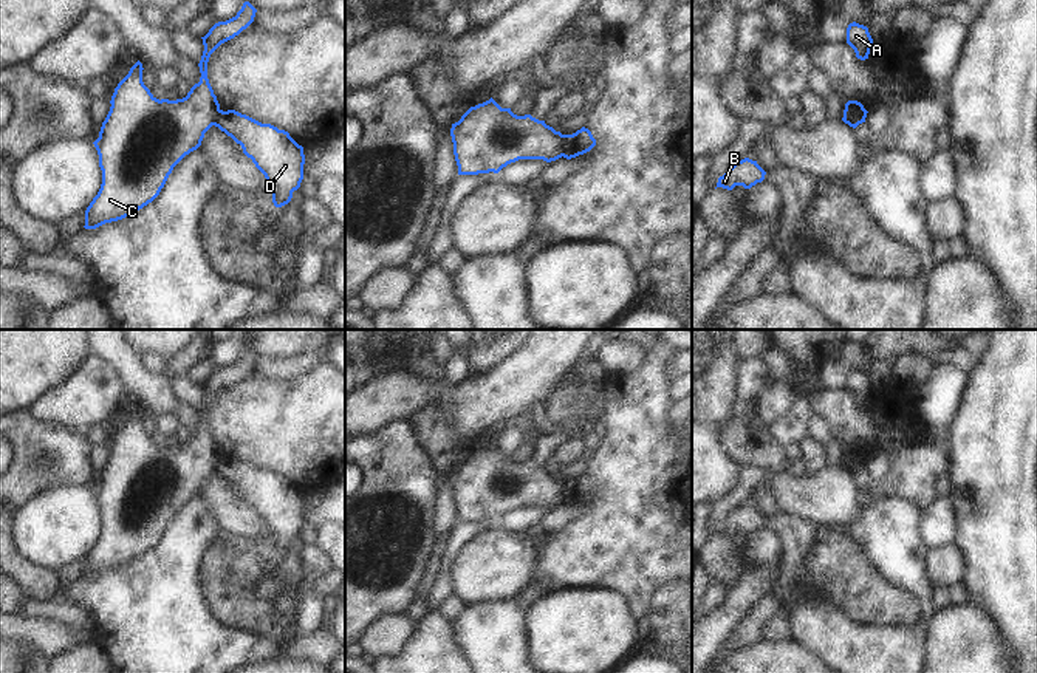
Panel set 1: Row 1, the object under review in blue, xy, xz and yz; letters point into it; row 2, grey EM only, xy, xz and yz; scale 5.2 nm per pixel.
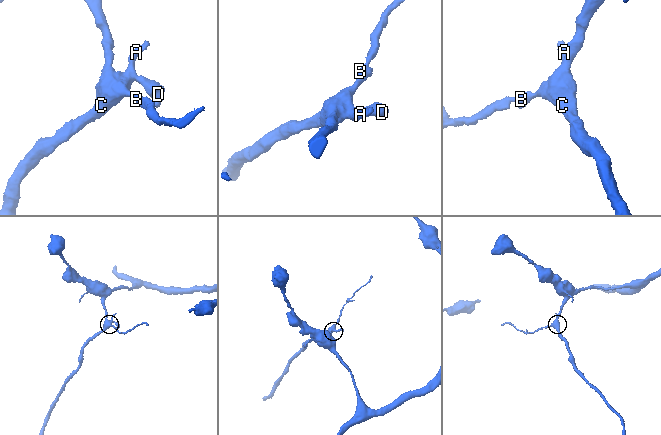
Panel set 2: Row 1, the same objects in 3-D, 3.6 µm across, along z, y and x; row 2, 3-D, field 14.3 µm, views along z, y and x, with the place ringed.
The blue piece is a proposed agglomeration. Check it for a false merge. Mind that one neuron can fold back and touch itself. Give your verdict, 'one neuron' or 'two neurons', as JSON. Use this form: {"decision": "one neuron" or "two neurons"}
{"decision": "two neurons"}

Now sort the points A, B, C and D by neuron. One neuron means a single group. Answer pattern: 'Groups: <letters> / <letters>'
Groups: A B C / D.

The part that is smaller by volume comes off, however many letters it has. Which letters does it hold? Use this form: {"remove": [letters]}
{"remove": ["D"]}

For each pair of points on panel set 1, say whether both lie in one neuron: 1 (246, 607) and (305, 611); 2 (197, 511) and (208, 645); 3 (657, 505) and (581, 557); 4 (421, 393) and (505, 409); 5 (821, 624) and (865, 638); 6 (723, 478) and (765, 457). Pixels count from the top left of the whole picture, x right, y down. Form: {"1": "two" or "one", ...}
{"1": "two", "2": "one", "3": "one", "4": "one", "5": "one", "6": "two"}

